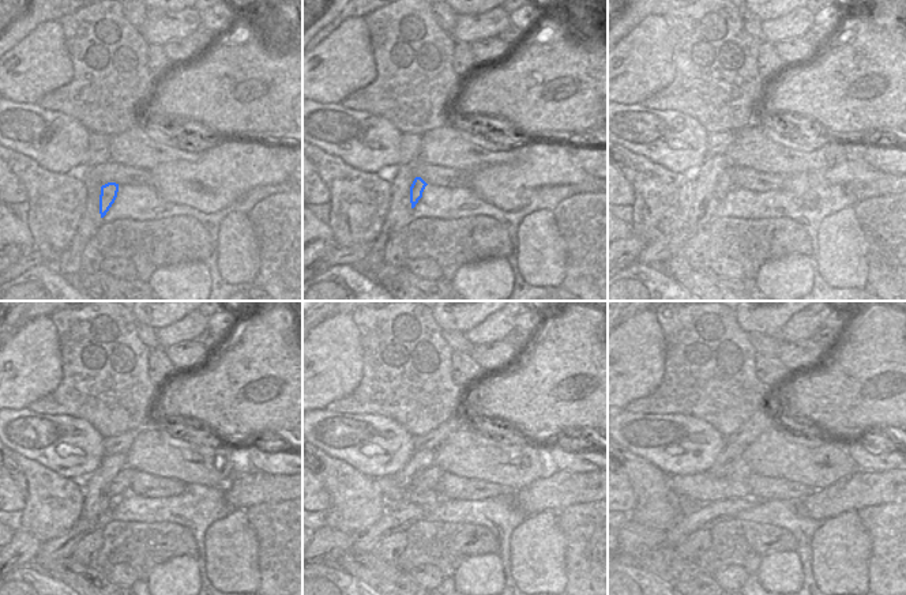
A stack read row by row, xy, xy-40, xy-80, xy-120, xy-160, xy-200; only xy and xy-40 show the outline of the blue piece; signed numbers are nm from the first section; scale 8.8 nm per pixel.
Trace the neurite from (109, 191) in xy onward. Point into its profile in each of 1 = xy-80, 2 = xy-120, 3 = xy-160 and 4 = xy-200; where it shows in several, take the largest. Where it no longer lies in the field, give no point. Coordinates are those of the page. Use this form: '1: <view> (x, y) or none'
1: xy-80 (725, 183)
2: xy-120 (121, 482)
3: xy-160 (428, 479)
4: xy-200 (740, 470)

